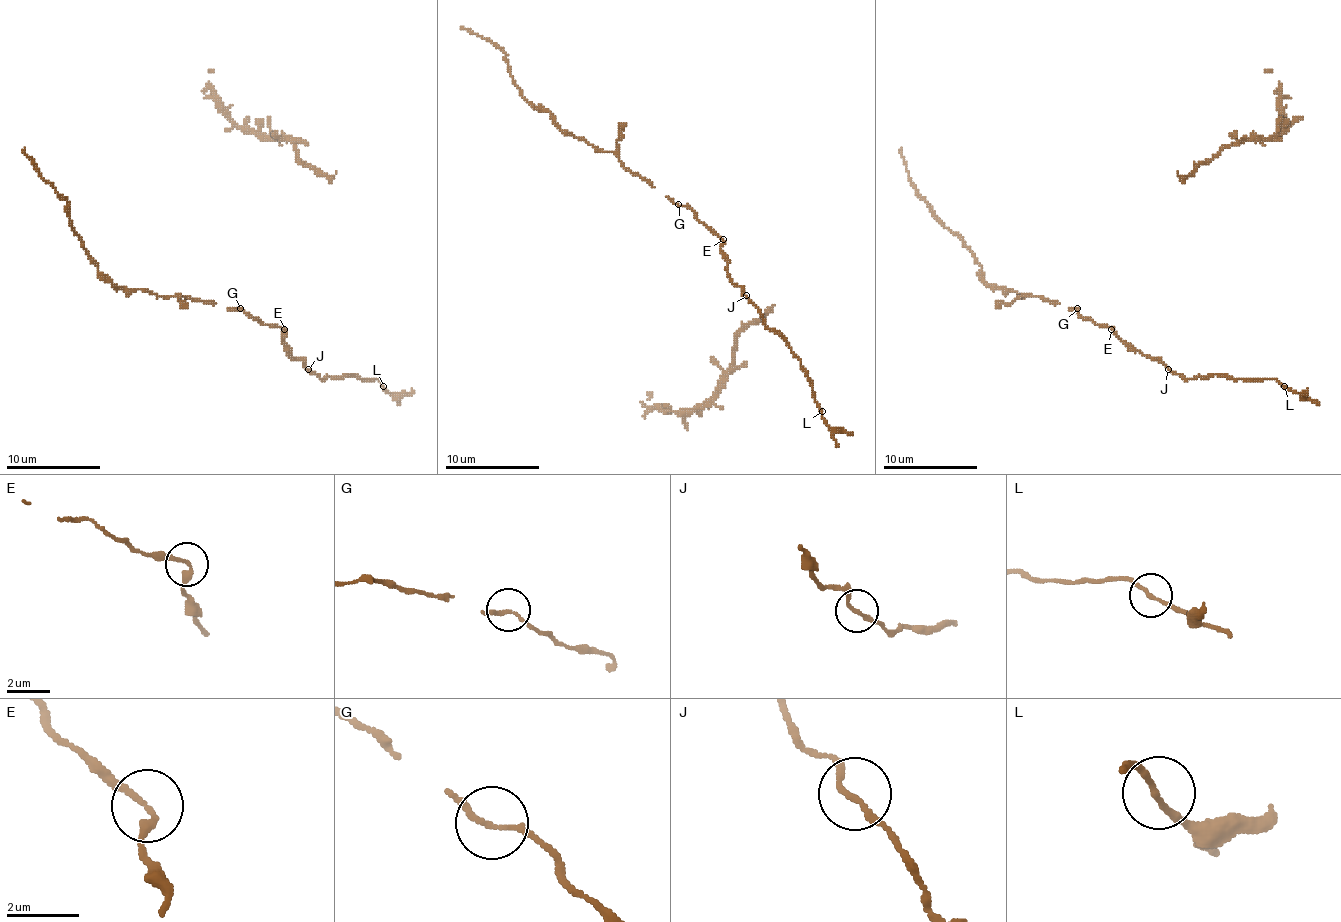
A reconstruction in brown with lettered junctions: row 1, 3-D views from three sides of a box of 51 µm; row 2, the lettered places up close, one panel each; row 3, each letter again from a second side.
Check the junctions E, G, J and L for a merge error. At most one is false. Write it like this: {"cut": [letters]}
{"cut": []}

